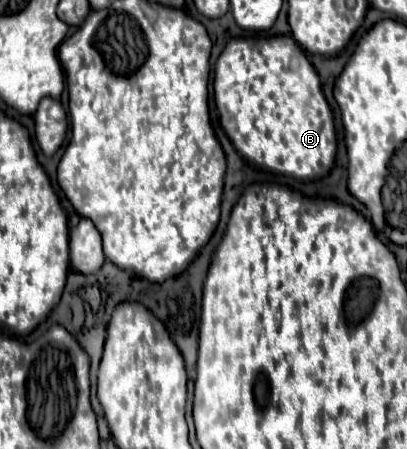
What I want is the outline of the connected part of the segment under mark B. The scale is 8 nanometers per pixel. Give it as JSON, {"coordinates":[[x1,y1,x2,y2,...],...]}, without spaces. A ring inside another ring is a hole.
{"coordinates":[[290,35,232,39,216,63,214,97,220,123,242,159,302,183,332,171,336,159,332,111,314,67]]}

